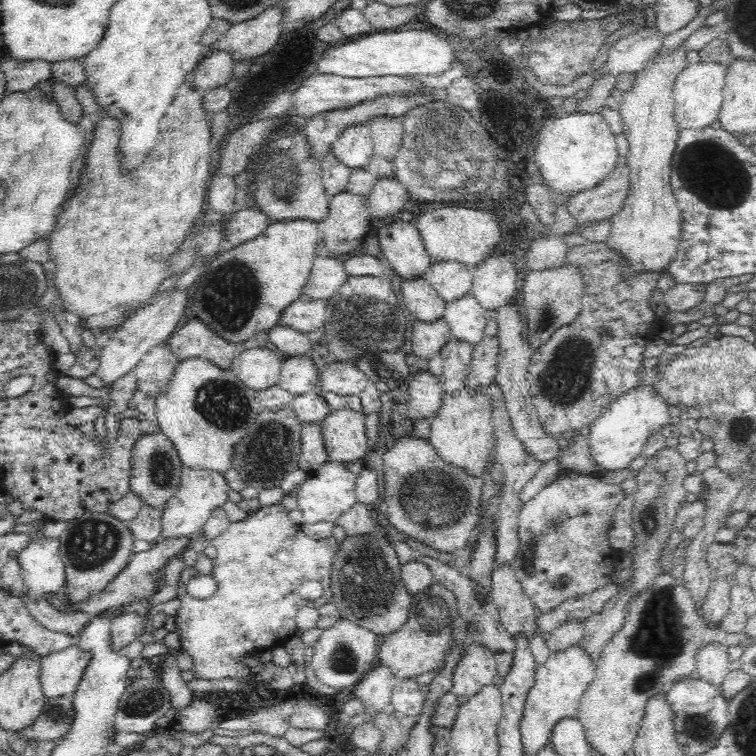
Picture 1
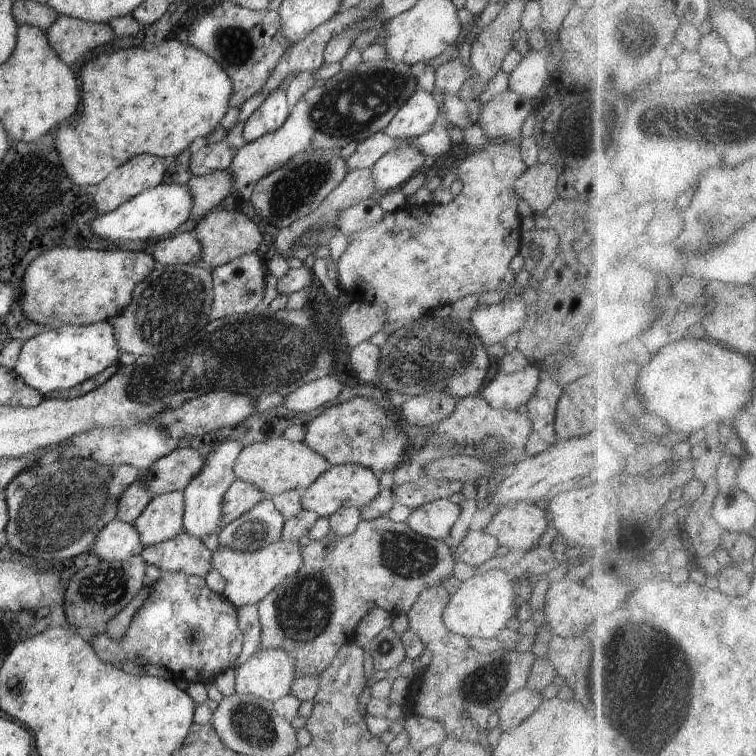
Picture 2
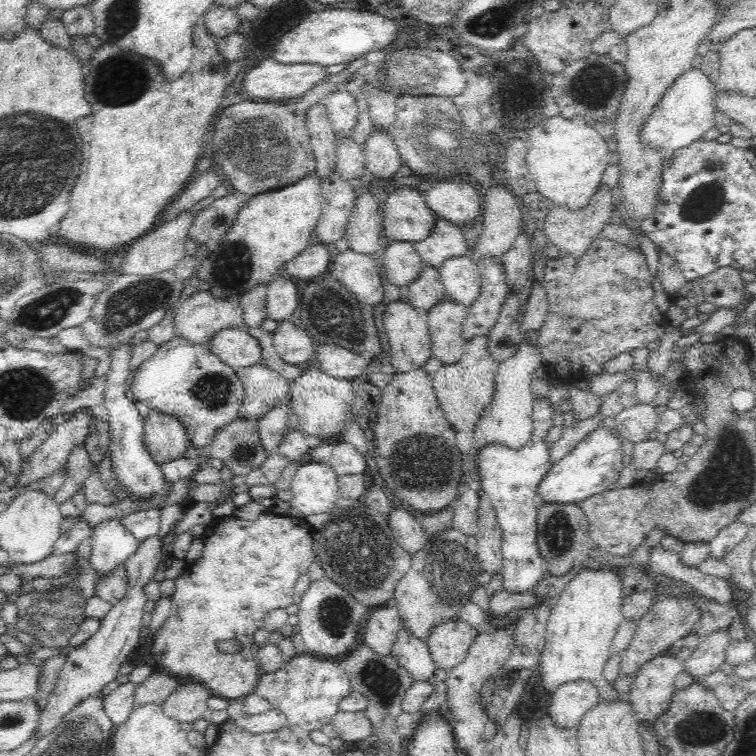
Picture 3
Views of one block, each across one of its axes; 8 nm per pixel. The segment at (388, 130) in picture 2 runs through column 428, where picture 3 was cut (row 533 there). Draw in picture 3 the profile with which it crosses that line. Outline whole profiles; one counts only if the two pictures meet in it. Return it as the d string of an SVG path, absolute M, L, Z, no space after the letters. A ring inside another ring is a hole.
M124 517L100 522L93 528L91 555L86 564L95 570L97 580L124 563L139 547L139 540L121 522Z

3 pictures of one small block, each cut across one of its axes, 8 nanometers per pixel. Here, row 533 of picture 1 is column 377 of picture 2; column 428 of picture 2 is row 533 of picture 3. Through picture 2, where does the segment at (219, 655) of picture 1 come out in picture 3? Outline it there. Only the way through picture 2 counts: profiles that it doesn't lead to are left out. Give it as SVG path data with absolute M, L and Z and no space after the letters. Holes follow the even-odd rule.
M266 510L256 520L242 520L233 515L214 518L201 537L204 544L201 556L187 562L184 572L175 580L175 592L170 597L171 614L152 642L152 653L158 664L177 679L202 684L212 696L227 701L243 700L254 693L263 672L250 644L255 632L263 628L269 612L280 607L285 609L294 602L293 588L298 577L318 560L312 552L313 536L312 527L298 514L286 516ZM223 640L237 640L242 650L234 654L220 652L216 643Z

